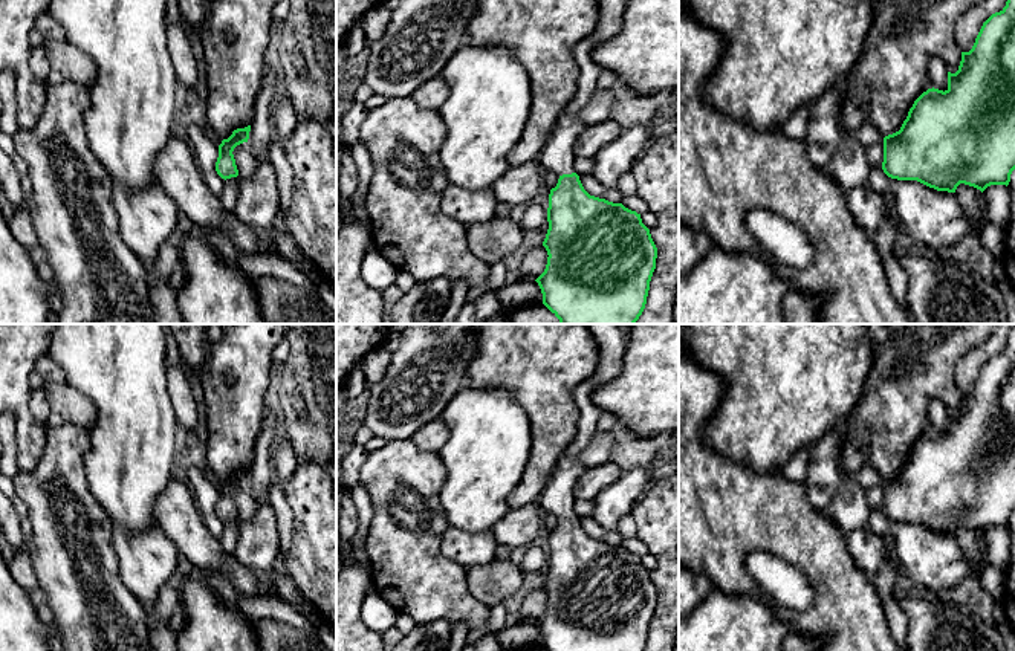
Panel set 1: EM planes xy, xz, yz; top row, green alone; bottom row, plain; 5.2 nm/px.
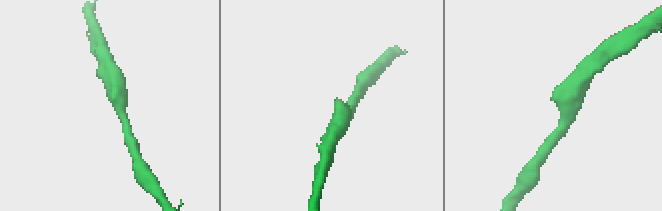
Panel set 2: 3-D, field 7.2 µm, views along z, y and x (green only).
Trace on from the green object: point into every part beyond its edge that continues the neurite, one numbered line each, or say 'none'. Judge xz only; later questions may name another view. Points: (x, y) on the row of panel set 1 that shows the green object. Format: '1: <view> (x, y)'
1: xz (557, 156)

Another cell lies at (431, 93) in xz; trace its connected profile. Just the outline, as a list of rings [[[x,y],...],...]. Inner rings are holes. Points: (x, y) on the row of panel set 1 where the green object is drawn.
[[[440,75],[422,83],[411,95],[419,107],[431,110],[439,110],[448,96],[449,87]]]

